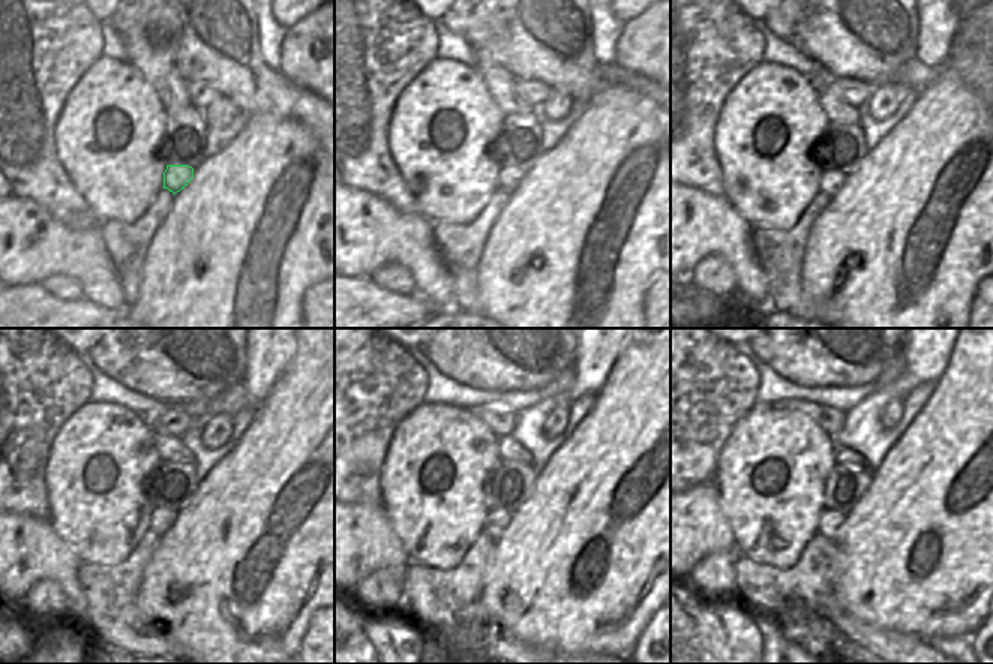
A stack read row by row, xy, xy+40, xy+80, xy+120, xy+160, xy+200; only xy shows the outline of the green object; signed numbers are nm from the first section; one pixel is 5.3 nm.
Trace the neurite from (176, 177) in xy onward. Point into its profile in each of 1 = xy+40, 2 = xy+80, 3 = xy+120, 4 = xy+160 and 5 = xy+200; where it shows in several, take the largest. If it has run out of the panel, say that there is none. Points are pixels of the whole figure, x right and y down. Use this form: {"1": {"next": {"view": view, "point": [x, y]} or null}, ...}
{"1": {"next": {"view": "xy+40", "point": [509, 179]}}, "2": {"next": {"view": "xy+80", "point": [833, 182]}}, "3": {"next": {"view": "xy+120", "point": [162, 519]}}, "4": {"next": {"view": "xy+160", "point": [497, 520]}}, "5": {"next": {"view": "xy+200", "point": [831, 520]}}}

